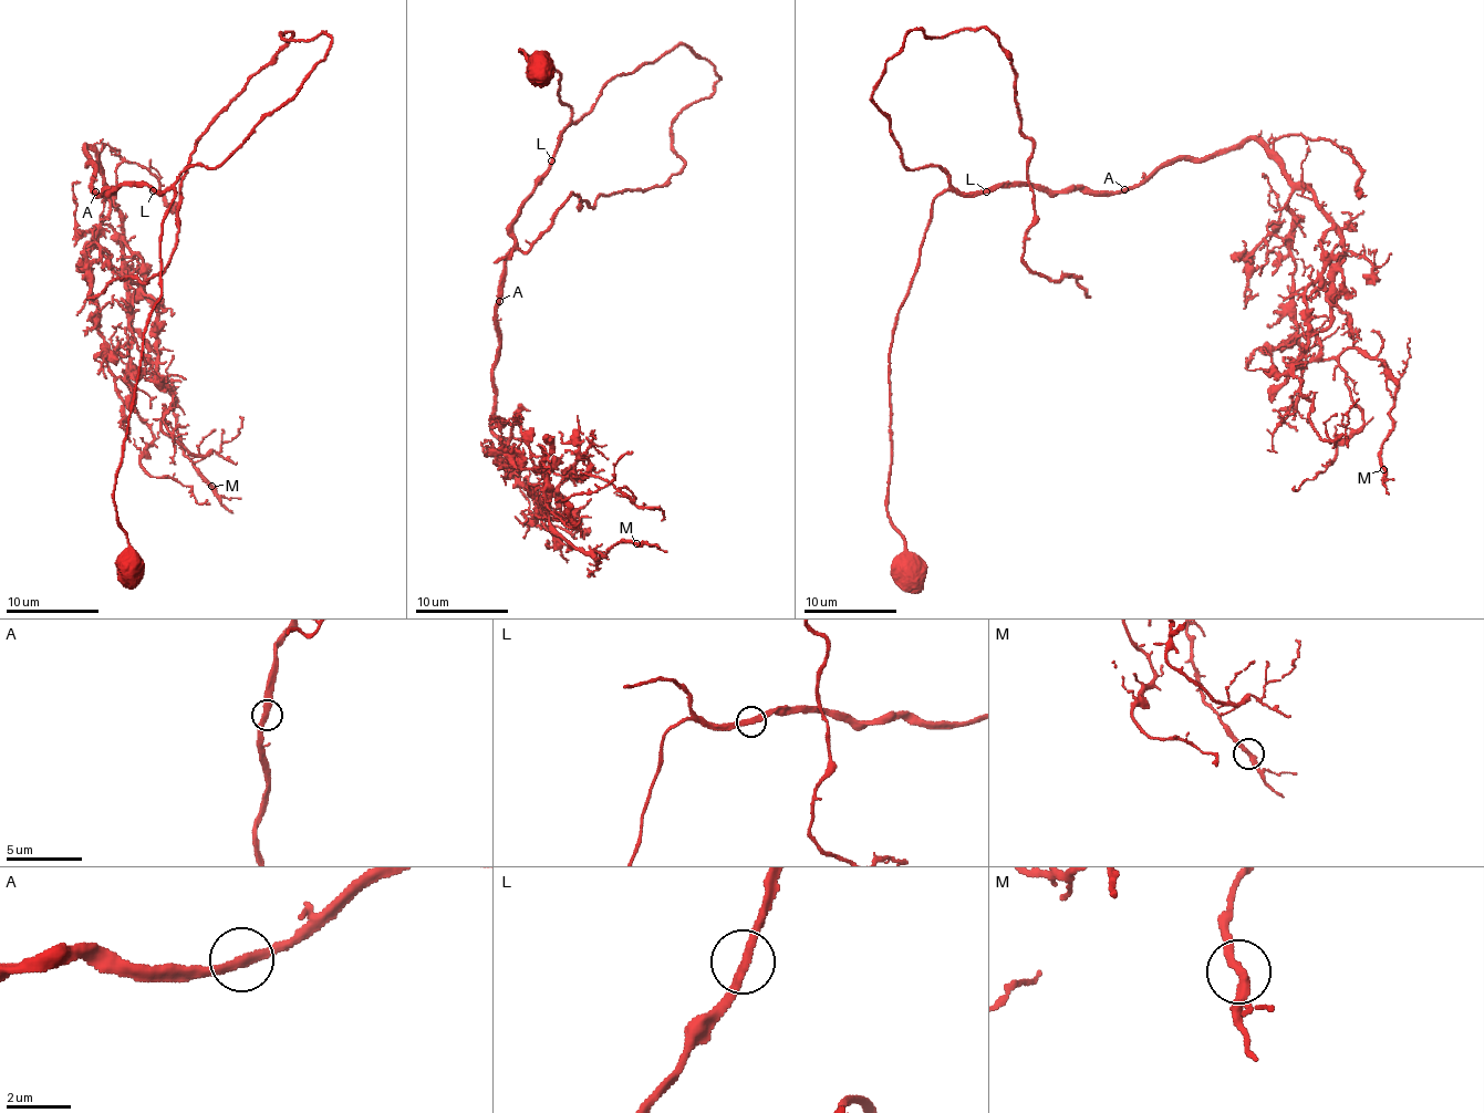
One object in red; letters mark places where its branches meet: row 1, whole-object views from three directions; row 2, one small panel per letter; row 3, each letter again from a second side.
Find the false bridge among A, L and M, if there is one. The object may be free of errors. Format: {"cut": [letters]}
{"cut": []}

